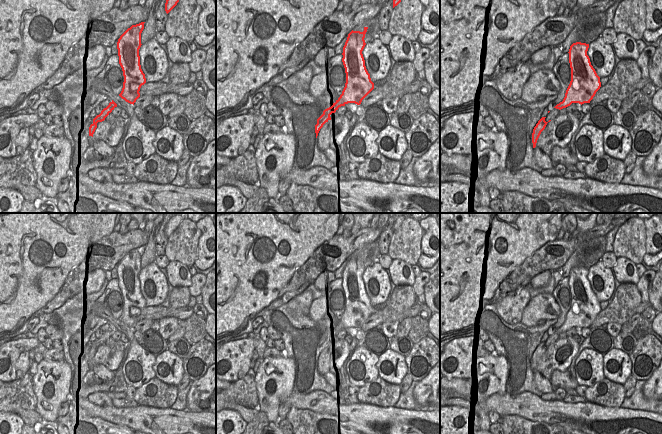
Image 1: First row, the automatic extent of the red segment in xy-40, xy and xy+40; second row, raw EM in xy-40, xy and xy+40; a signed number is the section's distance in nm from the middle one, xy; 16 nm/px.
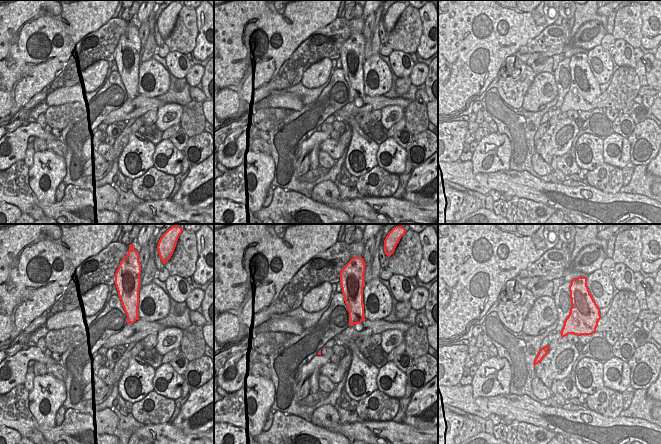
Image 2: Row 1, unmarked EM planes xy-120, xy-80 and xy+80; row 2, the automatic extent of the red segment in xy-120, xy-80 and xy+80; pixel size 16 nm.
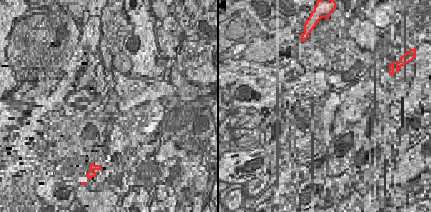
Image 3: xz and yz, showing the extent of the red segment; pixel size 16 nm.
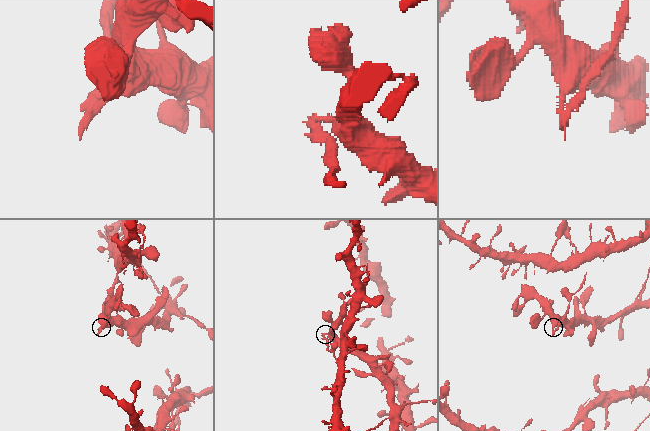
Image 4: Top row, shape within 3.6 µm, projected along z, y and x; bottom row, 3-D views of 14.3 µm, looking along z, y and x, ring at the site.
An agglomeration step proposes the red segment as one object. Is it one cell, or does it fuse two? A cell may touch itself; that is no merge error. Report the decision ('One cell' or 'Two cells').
Two cells.

